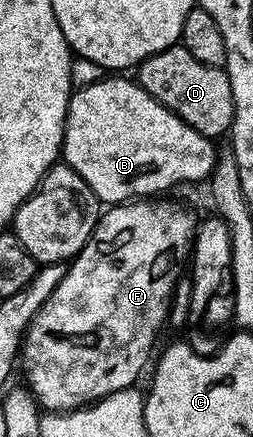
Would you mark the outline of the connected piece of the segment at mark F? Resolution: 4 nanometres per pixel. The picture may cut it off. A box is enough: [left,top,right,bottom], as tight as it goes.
[20,198,196,412]

